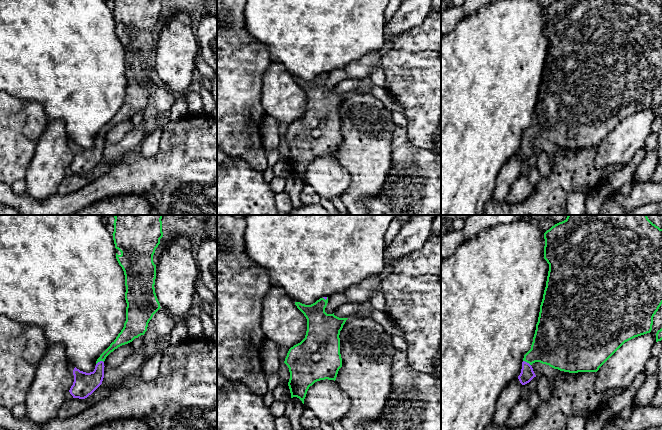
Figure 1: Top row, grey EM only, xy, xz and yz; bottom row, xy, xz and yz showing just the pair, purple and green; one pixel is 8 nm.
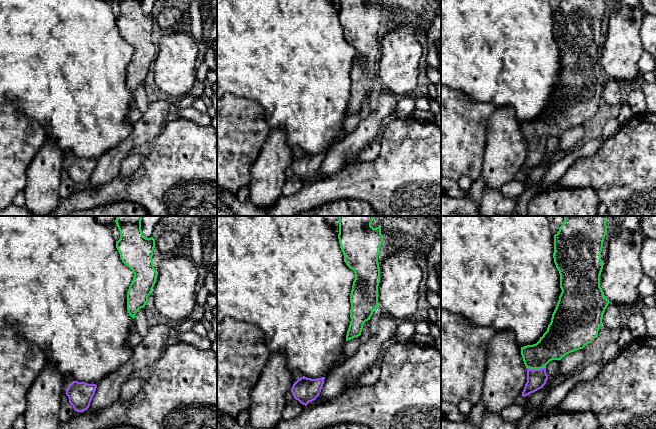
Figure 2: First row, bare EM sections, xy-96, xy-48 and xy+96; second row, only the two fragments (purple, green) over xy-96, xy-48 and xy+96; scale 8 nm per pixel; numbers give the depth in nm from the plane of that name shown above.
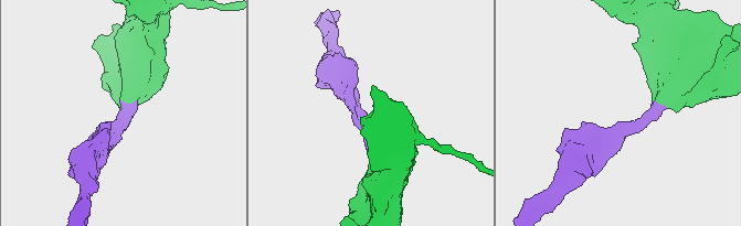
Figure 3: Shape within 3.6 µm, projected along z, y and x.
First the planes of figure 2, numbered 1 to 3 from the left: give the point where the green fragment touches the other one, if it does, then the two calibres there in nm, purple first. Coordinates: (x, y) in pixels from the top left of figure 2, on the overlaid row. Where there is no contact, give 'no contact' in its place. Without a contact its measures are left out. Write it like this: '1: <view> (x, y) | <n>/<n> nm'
1: no contact
2: no contact
3: xy+96 (536, 369) | 160/240 nm

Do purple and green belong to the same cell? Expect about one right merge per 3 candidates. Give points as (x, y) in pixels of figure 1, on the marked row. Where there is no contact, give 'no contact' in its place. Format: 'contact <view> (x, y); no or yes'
contact xy (100, 361); yes

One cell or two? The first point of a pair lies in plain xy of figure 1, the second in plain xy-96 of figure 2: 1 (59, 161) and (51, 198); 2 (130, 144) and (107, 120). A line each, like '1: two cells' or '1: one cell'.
1: one cell
2: two cells

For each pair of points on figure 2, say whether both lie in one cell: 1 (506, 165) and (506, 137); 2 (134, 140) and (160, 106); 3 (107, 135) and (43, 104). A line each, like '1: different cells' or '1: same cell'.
1: same cell
2: same cell
3: same cell

